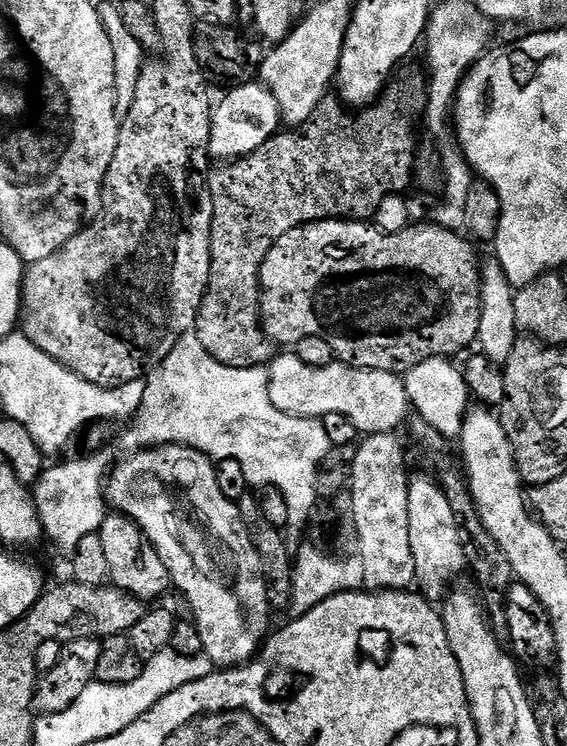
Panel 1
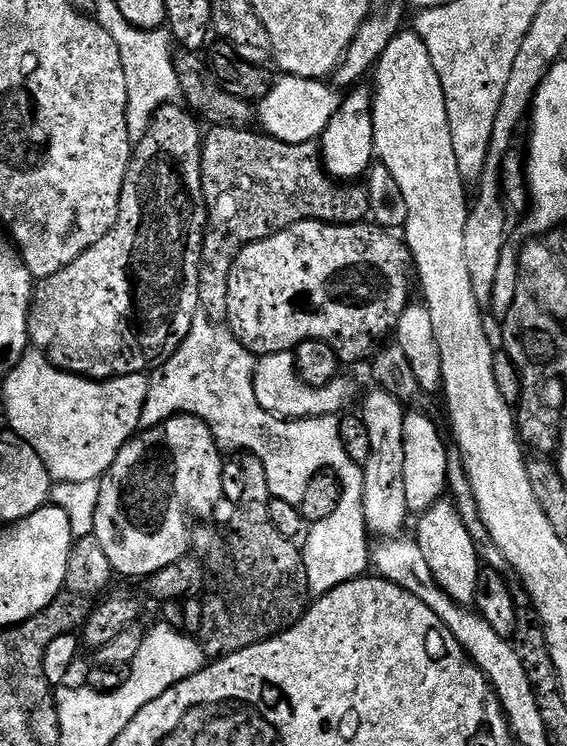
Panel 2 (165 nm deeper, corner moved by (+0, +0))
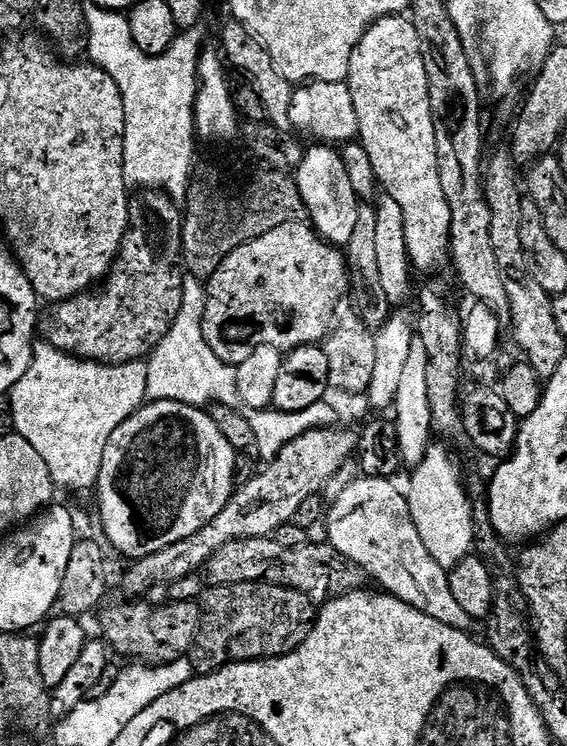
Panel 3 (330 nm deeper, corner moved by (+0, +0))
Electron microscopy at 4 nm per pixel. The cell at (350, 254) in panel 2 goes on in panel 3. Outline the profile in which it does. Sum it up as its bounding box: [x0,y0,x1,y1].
[204,220,350,366]

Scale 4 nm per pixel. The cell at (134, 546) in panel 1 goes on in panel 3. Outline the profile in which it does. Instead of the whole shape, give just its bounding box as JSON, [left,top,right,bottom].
[95,400,238,562]

